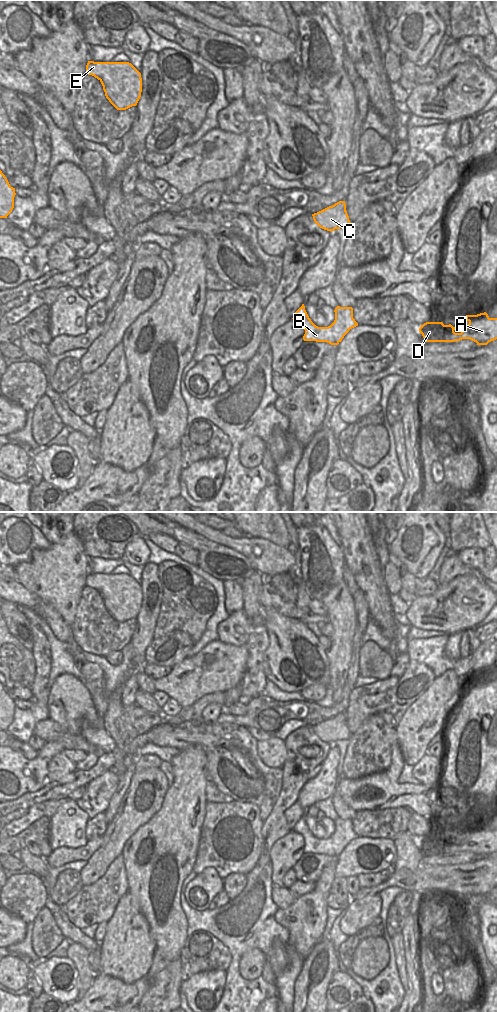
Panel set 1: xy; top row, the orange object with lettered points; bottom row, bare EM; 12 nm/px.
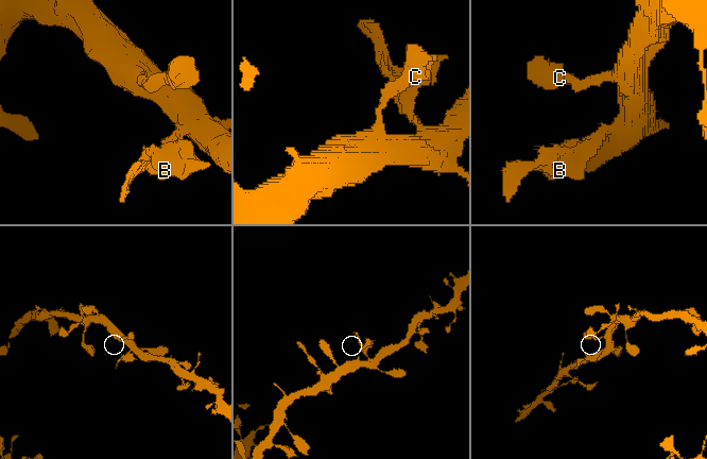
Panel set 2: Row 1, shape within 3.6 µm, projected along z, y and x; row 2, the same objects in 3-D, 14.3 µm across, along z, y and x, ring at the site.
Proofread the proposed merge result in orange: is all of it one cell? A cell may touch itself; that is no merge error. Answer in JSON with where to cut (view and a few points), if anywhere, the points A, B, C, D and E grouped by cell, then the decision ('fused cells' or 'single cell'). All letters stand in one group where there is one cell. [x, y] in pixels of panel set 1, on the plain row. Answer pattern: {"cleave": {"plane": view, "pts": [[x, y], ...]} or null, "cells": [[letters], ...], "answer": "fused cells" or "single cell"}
{"cleave": null, "cells": [["A", "B", "C", "D", "E"]], "answer": "single cell"}

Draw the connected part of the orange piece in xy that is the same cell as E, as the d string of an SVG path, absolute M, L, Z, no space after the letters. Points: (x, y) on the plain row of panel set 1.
M88 573L86 586L97 590L117 622L136 618L142 604L141 585L129 574Z

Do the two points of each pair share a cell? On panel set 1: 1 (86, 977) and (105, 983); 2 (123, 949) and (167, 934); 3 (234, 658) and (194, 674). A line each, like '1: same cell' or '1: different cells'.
1: different cells
2: different cells
3: same cell

